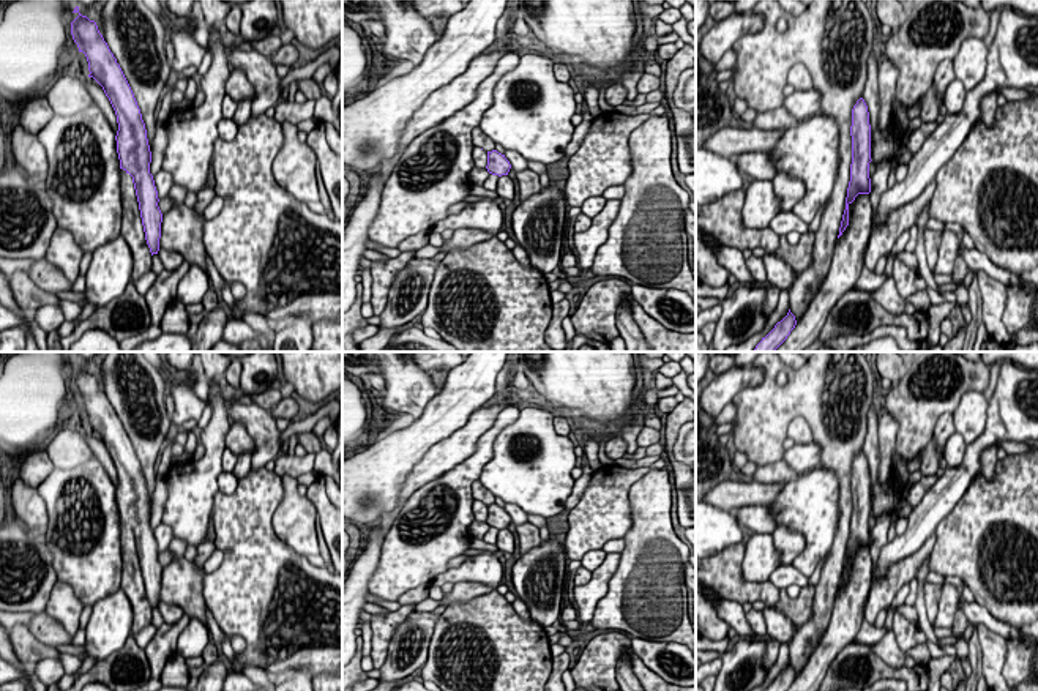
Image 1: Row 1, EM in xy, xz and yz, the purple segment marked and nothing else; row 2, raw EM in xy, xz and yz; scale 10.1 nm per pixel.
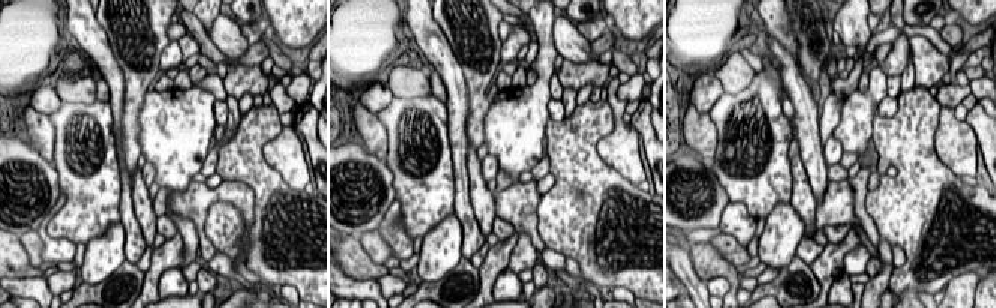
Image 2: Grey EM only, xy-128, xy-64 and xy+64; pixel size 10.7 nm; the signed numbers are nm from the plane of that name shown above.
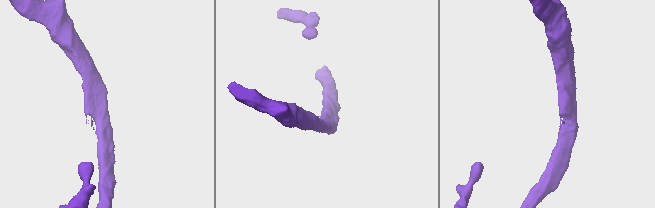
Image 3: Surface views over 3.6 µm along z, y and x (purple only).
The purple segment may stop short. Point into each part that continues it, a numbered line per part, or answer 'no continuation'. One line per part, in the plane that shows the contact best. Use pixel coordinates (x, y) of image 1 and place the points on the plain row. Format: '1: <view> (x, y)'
1: xy (131, 584)

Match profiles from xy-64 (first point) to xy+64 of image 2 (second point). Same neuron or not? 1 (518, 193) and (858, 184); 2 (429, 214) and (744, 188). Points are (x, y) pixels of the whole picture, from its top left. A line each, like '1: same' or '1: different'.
1: different
2: same

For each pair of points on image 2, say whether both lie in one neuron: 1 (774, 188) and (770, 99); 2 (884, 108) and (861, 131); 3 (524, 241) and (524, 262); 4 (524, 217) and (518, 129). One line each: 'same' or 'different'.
1: same
2: different
3: same
4: different

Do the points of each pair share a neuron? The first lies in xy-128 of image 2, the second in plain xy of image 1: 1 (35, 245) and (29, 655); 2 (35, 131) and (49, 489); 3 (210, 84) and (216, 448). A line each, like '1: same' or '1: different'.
1: different
2: different
3: different

